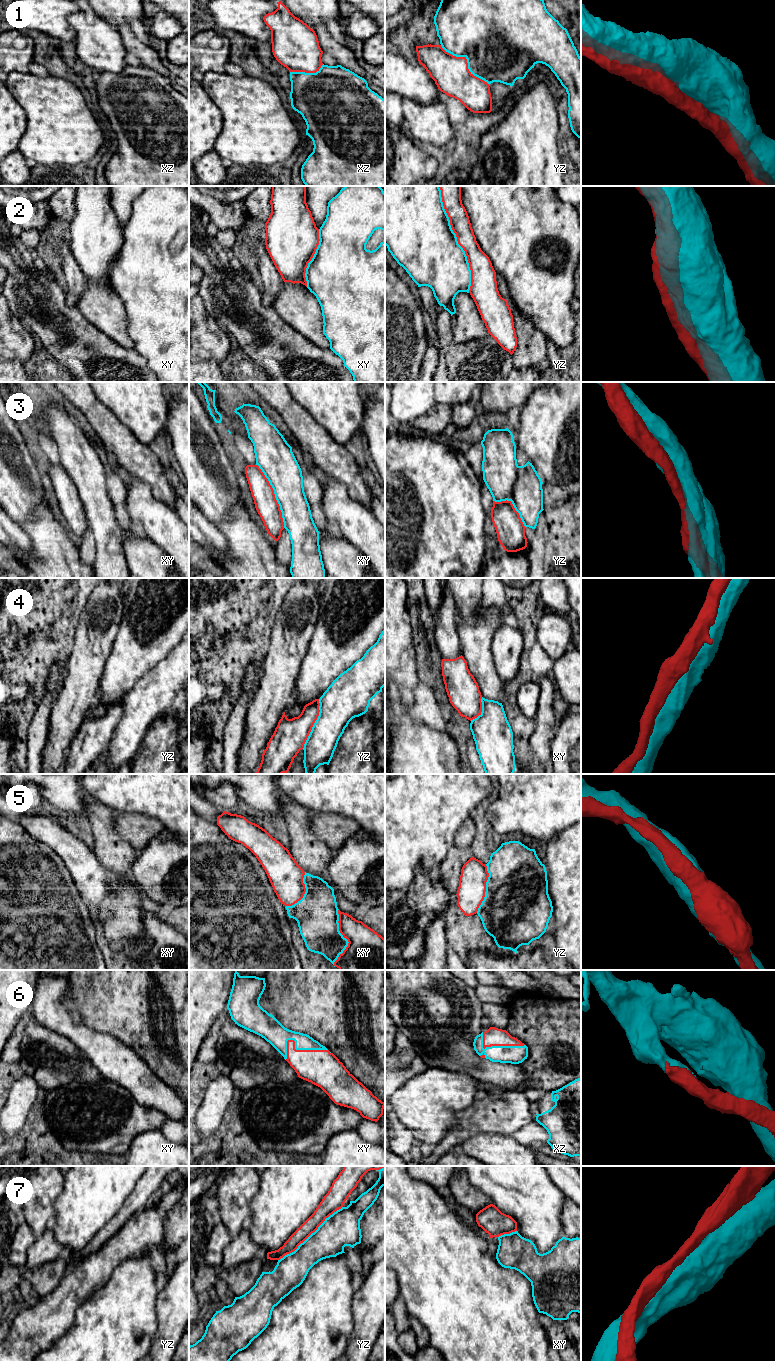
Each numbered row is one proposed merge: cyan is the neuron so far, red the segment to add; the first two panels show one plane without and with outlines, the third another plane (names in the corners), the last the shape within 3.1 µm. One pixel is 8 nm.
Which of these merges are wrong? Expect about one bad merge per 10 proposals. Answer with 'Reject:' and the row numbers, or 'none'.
Reject: 3, 4

